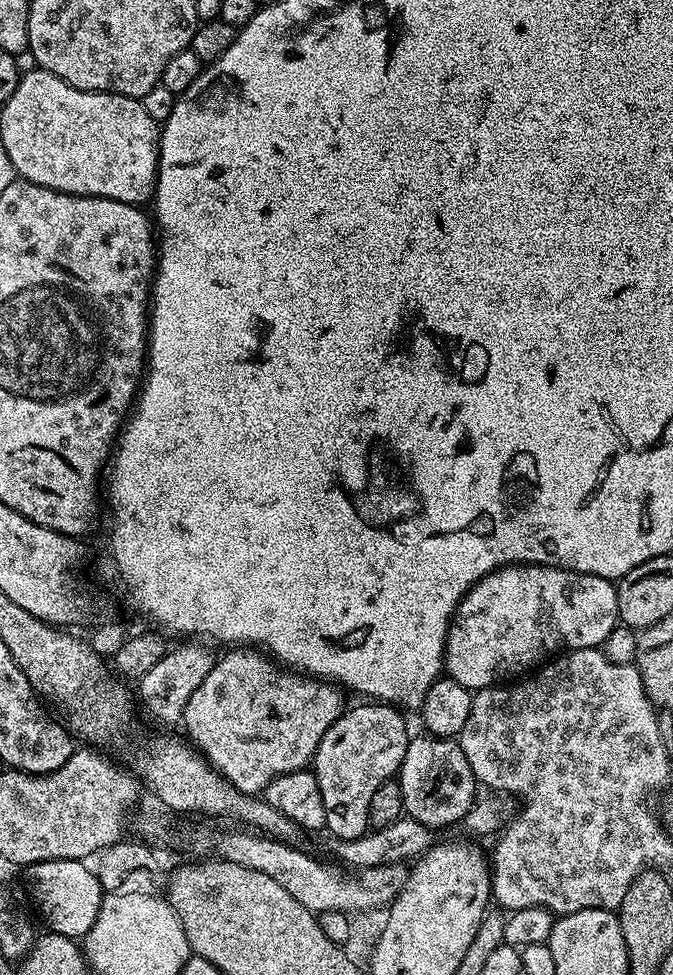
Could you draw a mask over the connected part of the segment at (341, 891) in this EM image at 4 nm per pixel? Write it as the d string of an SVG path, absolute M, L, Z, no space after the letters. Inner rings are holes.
M244 830L236 831L240 832L224 832L217 838L215 855L226 862L238 862L238 866L246 866L250 870L270 874L270 878L274 878L274 882L278 882L278 886L282 886L282 890L286 890L286 894L290 894L290 898L294 898L294 902L302 902L302 906L306 906L306 910L310 910L313 914L322 912L353 914L352 912L372 912L375 908L380 907L383 909L391 904L394 897L400 892L401 885L404 884L406 872L399 863L384 864L363 870L345 870L340 866L334 868L330 864L323 864L322 861L307 856L300 850L290 848L292 846L289 843L259 834L251 834Z

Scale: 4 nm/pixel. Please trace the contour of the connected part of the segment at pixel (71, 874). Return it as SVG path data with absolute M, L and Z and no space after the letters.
M43 860L37 864L27 865L26 872L28 872L28 888L32 891L32 900L40 907L41 914L52 923L51 931L71 938L82 938L96 921L102 899L98 878L87 863L83 860Z

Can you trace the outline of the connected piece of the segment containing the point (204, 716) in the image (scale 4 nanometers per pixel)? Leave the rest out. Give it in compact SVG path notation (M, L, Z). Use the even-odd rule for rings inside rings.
M236 646L225 652L228 653L221 660L219 657L213 663L212 669L206 674L206 678L202 678L202 684L190 694L190 698L186 702L182 728L188 731L186 736L192 747L208 761L227 784L233 784L239 792L260 794L263 793L266 785L276 776L280 776L284 772L298 772L307 769L311 765L312 756L316 752L316 747L322 738L322 734L326 734L328 727L341 714L342 705L340 705L340 695L342 695L342 692L339 687L333 686L325 681L309 678L304 674L293 674L291 671L285 670L281 665L269 659L263 651L257 650L255 647Z

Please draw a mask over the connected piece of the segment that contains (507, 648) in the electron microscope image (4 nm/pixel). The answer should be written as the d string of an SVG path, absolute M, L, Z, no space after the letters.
M507 564L486 574L483 580L472 585L467 596L460 597L444 638L442 668L459 684L495 686L502 678L515 677L516 668L531 669L532 660L538 659L540 652L560 654L566 646L601 645L613 627L613 581L597 580L585 572L566 572L545 564Z

